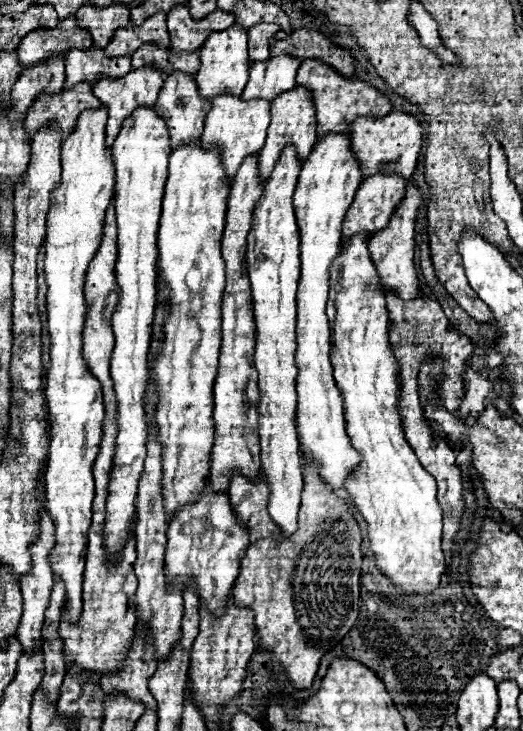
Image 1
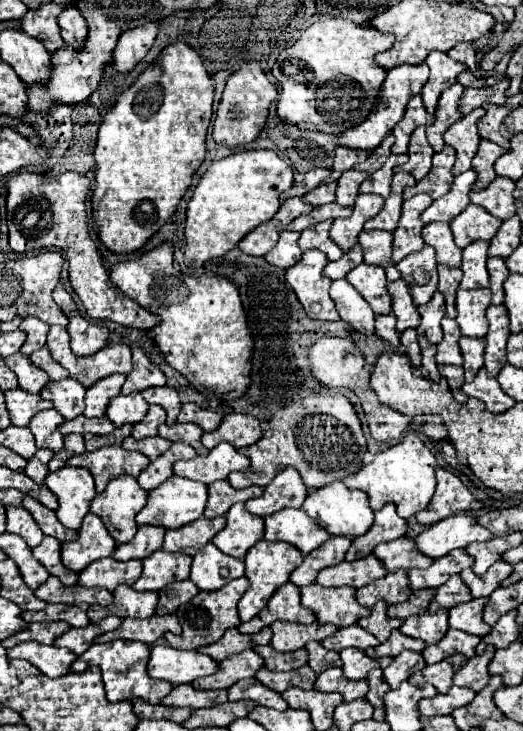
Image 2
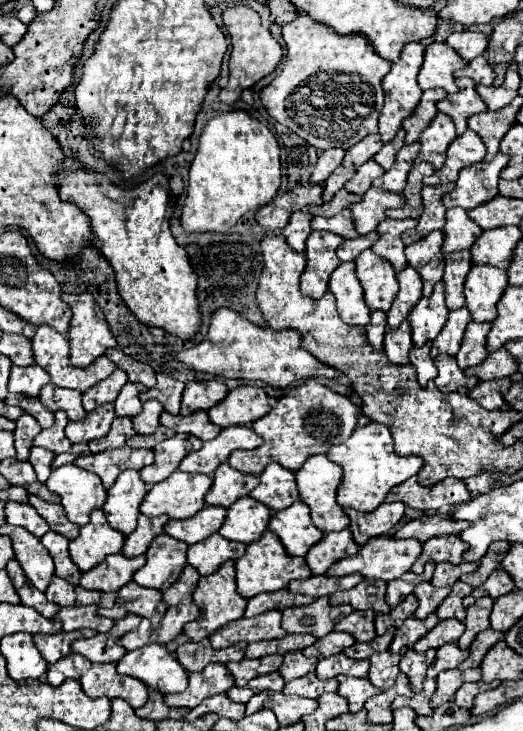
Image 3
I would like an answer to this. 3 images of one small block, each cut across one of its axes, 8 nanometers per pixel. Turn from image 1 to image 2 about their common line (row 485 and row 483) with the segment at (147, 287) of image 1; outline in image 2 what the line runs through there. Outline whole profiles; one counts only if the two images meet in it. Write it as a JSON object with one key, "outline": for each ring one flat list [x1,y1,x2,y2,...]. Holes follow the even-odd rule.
{"outline":[[120,476,92,500,90,512,102,518,104,526,118,544,130,542,138,530,134,518,144,508,146,496,148,492,138,484,136,478]]}

